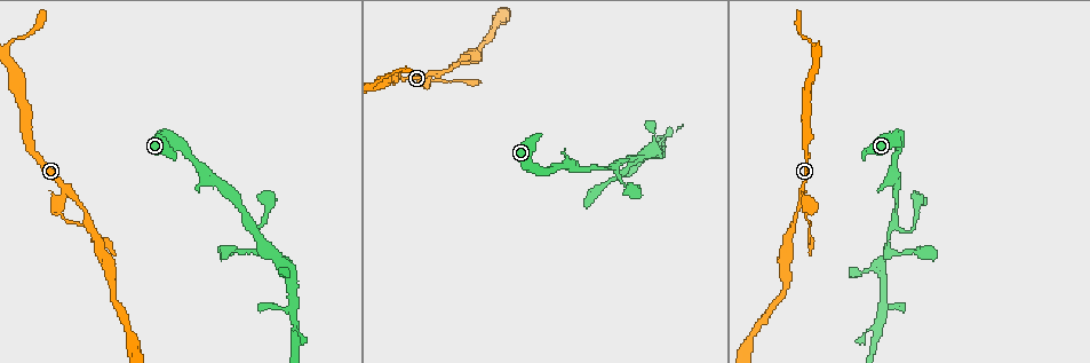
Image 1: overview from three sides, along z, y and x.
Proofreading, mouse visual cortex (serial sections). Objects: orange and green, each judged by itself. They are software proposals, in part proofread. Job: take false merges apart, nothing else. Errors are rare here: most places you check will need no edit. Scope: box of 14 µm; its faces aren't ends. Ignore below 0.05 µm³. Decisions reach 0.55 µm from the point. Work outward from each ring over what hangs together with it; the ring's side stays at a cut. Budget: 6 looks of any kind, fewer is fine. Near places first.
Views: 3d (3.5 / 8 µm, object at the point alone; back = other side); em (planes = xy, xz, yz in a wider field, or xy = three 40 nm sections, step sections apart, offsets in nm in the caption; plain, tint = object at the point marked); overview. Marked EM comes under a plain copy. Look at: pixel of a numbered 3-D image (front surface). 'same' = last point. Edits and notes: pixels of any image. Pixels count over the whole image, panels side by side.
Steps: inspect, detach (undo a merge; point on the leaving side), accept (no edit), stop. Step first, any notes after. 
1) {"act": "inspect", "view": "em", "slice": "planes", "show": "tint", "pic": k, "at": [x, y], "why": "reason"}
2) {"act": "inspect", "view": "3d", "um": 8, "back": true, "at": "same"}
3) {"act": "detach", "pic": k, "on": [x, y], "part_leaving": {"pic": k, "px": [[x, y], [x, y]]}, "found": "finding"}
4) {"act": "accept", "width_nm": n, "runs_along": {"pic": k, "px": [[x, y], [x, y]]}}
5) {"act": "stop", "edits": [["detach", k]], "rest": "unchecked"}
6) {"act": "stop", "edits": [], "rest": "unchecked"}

{"act": "inspect", "view": "3d", "um": 3.5, "back": true, "pic": 1, "at": [894, 224], "why": "three-way junction"}

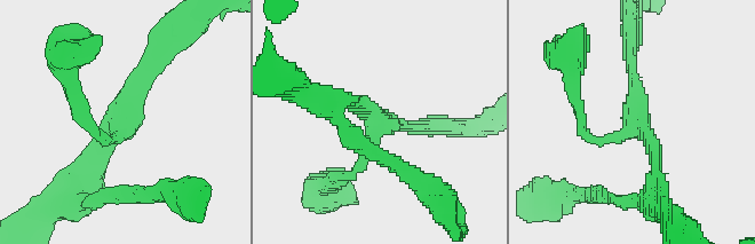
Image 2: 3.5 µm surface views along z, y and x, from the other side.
{"act": "inspect", "view": "em", "slice": "planes", "show": "tint", "pic": 2, "at": [377, 118], "arms": 3, "arm_widths_nm": [150, 150, 250]}

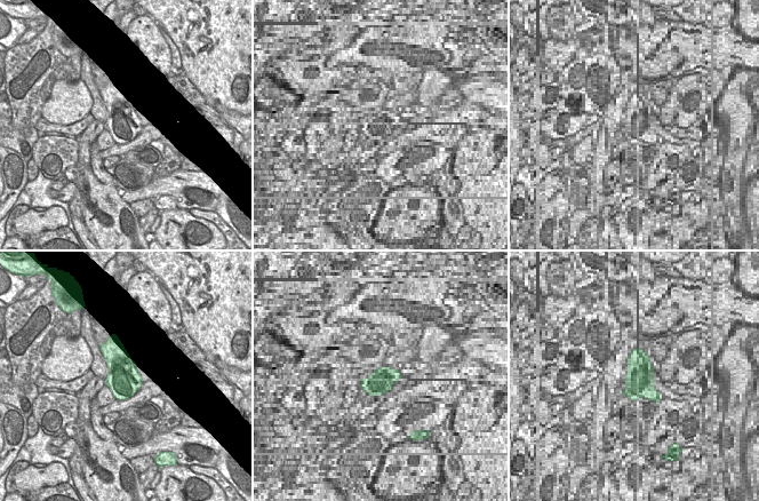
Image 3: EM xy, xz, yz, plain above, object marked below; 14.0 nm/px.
{"act": "accept", "found": "one cell here"}

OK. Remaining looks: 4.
{"act": "inspect", "view": "3d", "um": 3.5, "pic": 1, "at": [294, 306], "why": "branch point"}

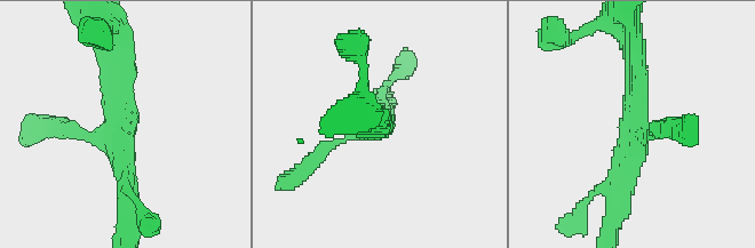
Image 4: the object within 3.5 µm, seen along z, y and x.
{"act": "inspect", "view": "em", "slice": "xy", "step": 5, "show": "tint", "pic": 4, "at": [115, 135]}

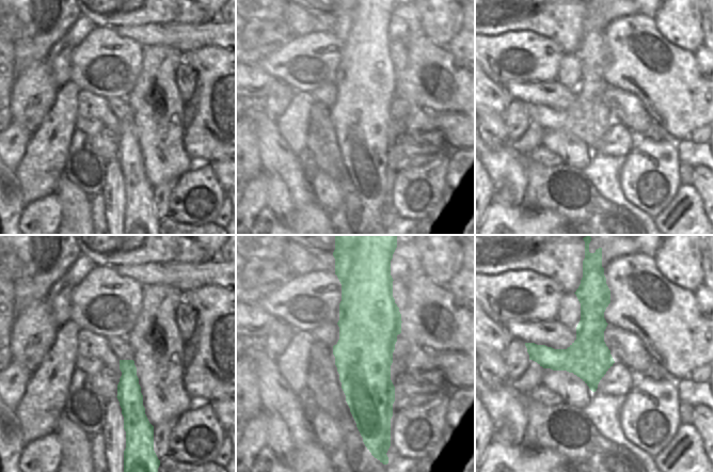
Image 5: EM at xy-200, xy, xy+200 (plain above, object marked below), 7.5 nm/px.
{"act": "accept", "arm_widths_nm": [150, 300, 300], "found": "one cell here"}

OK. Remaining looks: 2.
{"act": "inspect", "view": "3d", "um": 3.5, "back": true, "pic": 1, "at": [57, 212], "why": "abrupt turn"}

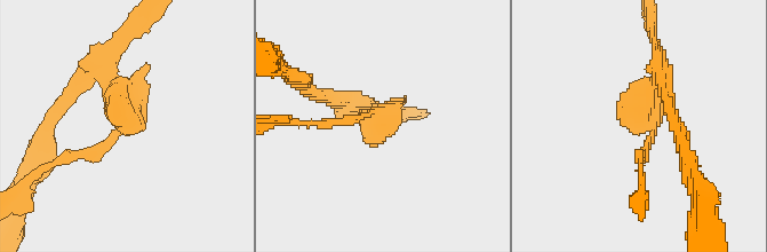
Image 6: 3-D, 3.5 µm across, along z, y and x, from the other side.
{"act": "inspect", "view": "em", "slice": "xy", "step": 1, "show": "tint", "pic": 6, "at": [127, 125]}

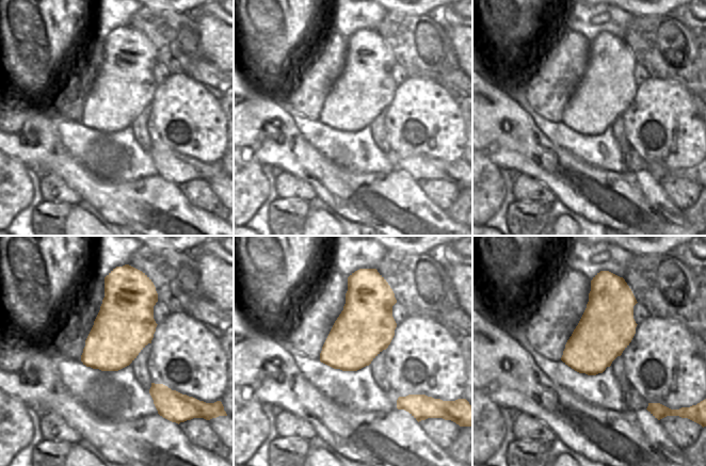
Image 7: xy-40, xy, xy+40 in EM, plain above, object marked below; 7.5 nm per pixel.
{"act": "detach", "pic": 6, "on": [333, 121], "part_leaving": {"pic": 6, "px": [[366, 113], [324, 125], [285, 121]]}, "found": "a second cell is stuck on"}

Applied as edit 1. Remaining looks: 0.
{"act": "stop", "edits": [["detach", 6]], "rest": "unchecked"}

